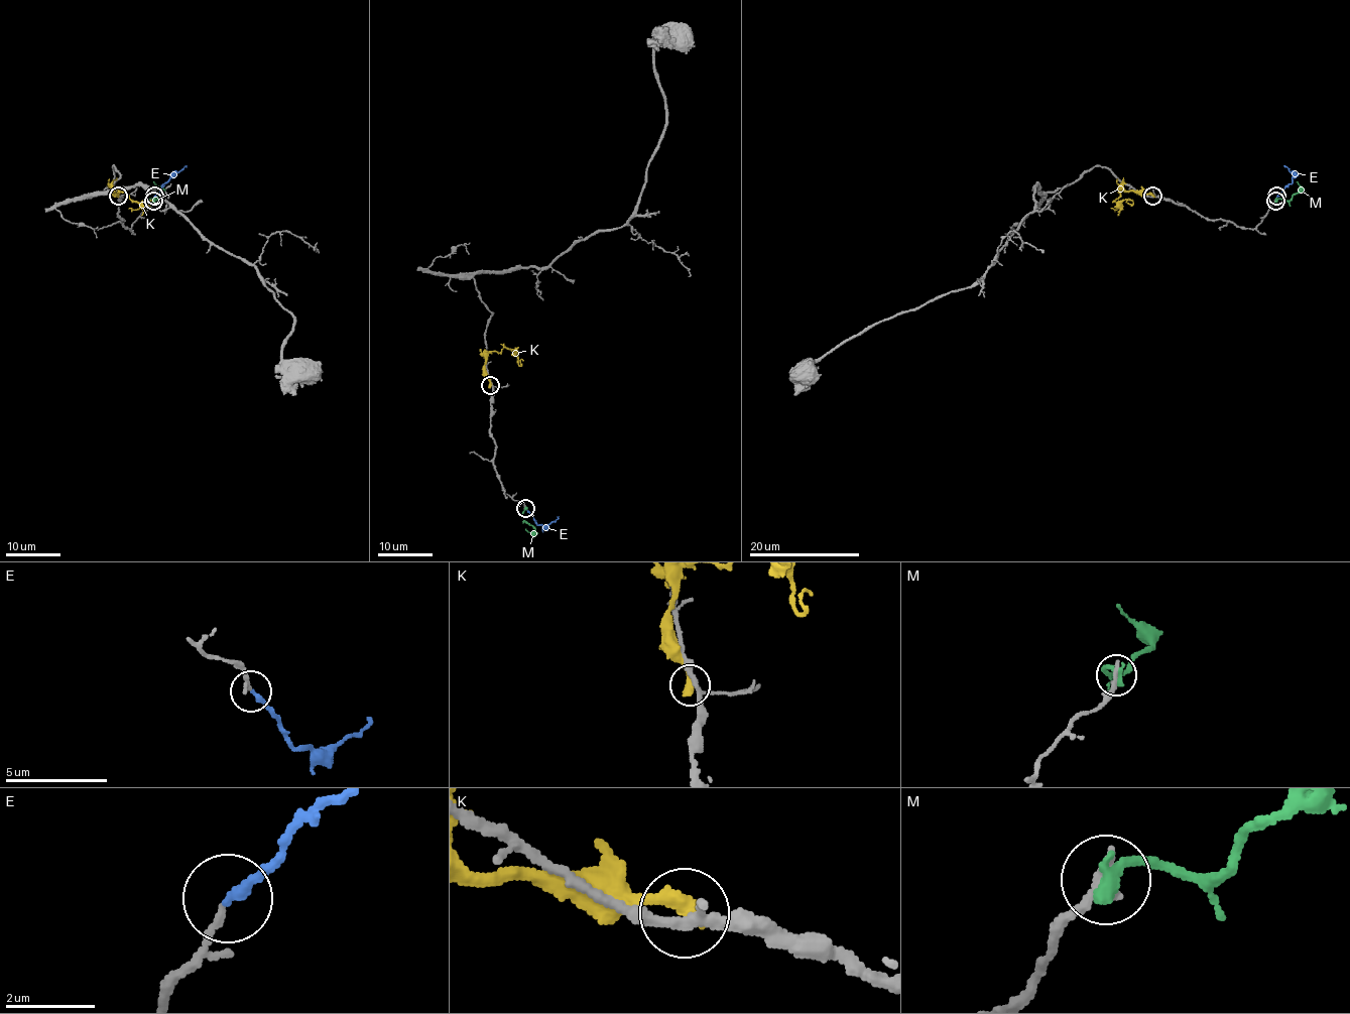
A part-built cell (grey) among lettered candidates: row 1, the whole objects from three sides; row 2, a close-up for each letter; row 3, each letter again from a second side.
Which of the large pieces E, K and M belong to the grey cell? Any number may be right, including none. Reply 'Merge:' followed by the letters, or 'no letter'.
Merge: E

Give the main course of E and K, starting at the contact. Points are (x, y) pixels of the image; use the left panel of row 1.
E: (153, 197), (187, 166)
K: (118, 195), (140, 204), (146, 201), (149, 205)

